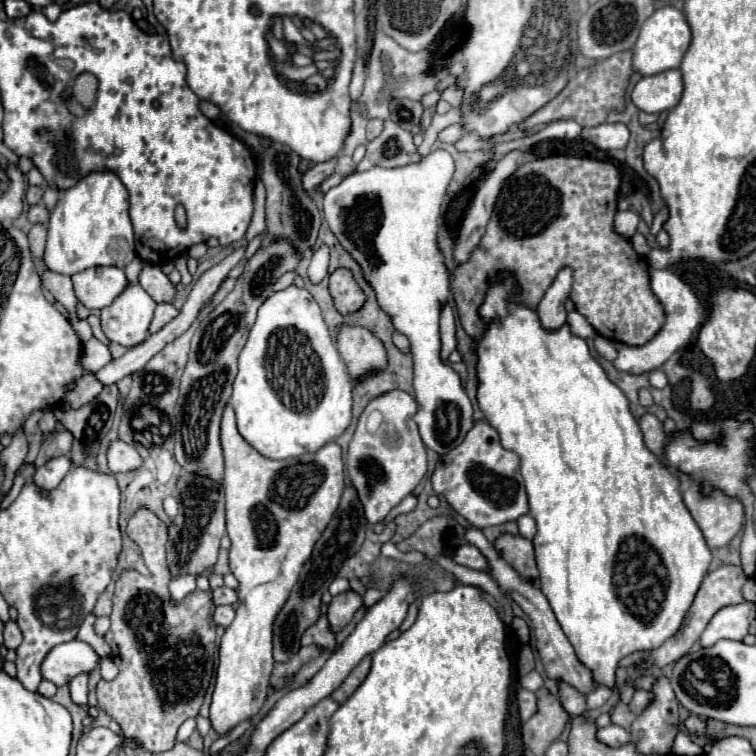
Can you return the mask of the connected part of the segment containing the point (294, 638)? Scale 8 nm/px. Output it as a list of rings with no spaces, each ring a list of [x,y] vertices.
[[[348,485],[344,489],[342,499],[340,499],[338,511],[334,513],[332,521],[328,523],[322,537],[318,539],[310,561],[304,565],[304,569],[300,573],[300,579],[290,593],[290,599],[286,601],[284,609],[276,617],[276,623],[274,623],[274,661],[276,663],[286,663],[294,653],[298,653],[302,633],[310,625],[314,625],[320,617],[318,609],[322,605],[322,593],[328,591],[328,585],[338,575],[342,563],[348,557],[358,553],[358,549],[364,541],[364,535],[366,535],[366,525],[368,525],[368,521],[364,517],[364,507],[360,505],[360,497],[358,497],[356,489],[352,489],[352,485]]]

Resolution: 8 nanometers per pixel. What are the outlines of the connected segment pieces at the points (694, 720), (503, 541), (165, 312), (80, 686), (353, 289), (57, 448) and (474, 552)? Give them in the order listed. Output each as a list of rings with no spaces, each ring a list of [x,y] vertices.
[[[688,715],[688,719],[684,721],[684,727],[688,729],[690,735],[704,735],[706,733],[706,723],[696,715]]]
[[[502,533],[494,541],[494,549],[522,577],[526,577],[526,579],[538,579],[538,569],[536,569],[536,559],[534,559],[534,547],[532,547],[530,539],[524,539],[520,535]]]
[[[160,303],[154,311],[154,319],[150,323],[150,333],[156,333],[160,331],[168,321],[172,321],[180,311],[172,305],[172,303]]]
[[[80,673],[70,681],[70,695],[72,701],[78,705],[86,705],[86,695],[88,695],[88,673]]]
[[[338,269],[336,273],[330,275],[330,293],[334,297],[336,309],[342,315],[360,309],[364,303],[364,293],[356,285],[356,281],[348,269]]]
[[[64,429],[62,433],[52,431],[52,433],[46,435],[46,439],[44,439],[42,447],[40,447],[40,453],[38,453],[34,465],[40,467],[40,465],[44,465],[48,459],[68,453],[70,447],[72,447],[72,433],[68,433],[68,429]]]
[[[474,545],[458,547],[456,553],[454,553],[454,561],[458,565],[464,565],[464,567],[470,567],[470,569],[476,569],[476,571],[488,571],[486,557]]]

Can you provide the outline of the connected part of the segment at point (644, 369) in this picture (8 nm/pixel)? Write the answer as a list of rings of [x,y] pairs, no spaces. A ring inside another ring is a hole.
[[[650,269],[650,277],[652,277],[652,289],[666,309],[666,325],[646,345],[642,345],[642,347],[620,347],[618,349],[618,357],[612,361],[612,365],[618,371],[630,373],[630,375],[648,373],[648,371],[662,367],[662,363],[668,361],[672,357],[672,353],[676,353],[678,349],[688,345],[688,341],[694,337],[694,333],[698,331],[698,327],[702,325],[702,321],[706,317],[706,309],[702,307],[702,303],[698,301],[698,297],[690,289],[690,285],[686,285],[676,273],[672,273],[670,269],[662,269],[662,271]]]

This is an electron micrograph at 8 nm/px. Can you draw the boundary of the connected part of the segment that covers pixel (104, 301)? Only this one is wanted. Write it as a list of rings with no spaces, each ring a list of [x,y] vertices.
[[[90,267],[72,275],[78,303],[90,311],[104,309],[124,291],[126,275],[118,267]]]

